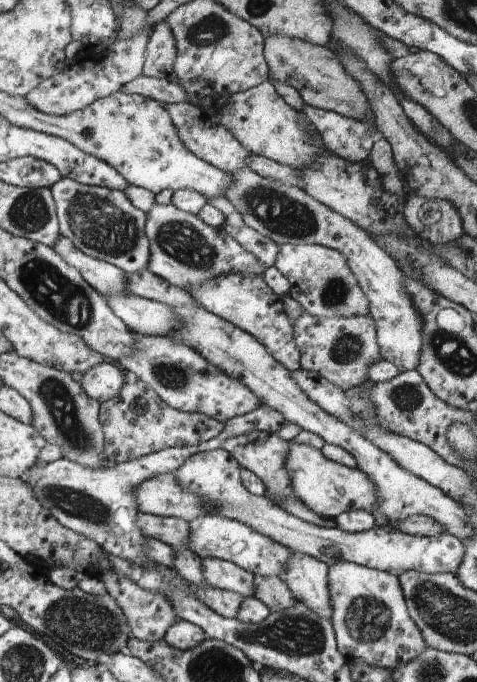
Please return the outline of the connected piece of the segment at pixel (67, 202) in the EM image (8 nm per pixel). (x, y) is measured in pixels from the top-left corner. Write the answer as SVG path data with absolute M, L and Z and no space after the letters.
M65 177L51 187L58 206L60 231L69 237L76 245L93 258L107 261L122 268L128 275L151 268L151 244L145 227L148 216L146 211L137 208L125 191L113 190L107 187L98 187L81 184L72 177Z

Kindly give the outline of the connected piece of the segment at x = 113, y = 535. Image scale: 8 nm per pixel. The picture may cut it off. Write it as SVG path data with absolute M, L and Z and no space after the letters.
M263 405L253 412L247 413L243 416L238 416L228 421L224 421L225 428L221 435L216 436L210 441L205 441L200 445L191 445L190 447L169 447L156 453L145 455L124 463L116 463L113 466L97 466L95 469L80 465L79 463L70 461L69 459L61 458L47 463L46 465L35 465L21 476L27 486L30 488L32 494L39 501L39 504L43 509L50 514L51 517L55 517L65 528L74 530L91 540L97 541L101 547L106 547L108 551L115 553L116 556L122 556L129 559L133 564L143 562L143 565L148 567L162 567L156 563L146 552L146 537L142 530L137 526L137 519L140 513L138 504L134 495L135 489L144 480L165 474L174 473L178 468L183 466L183 463L191 458L194 454L203 451L212 451L215 449L221 449L224 442L227 439L235 438L241 435L248 435L255 431L271 431L273 433L279 432L287 420L284 414L281 414L278 410Z

